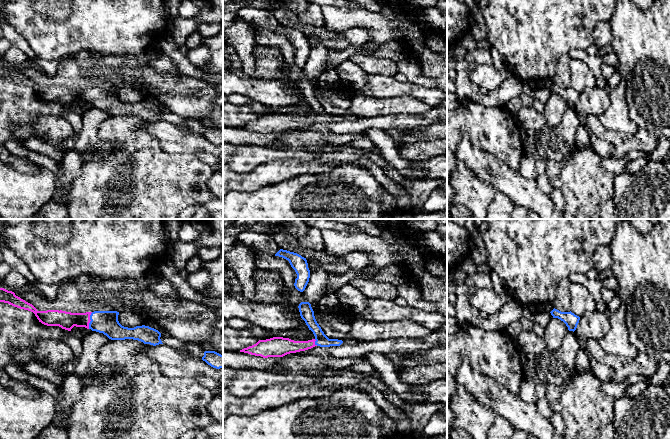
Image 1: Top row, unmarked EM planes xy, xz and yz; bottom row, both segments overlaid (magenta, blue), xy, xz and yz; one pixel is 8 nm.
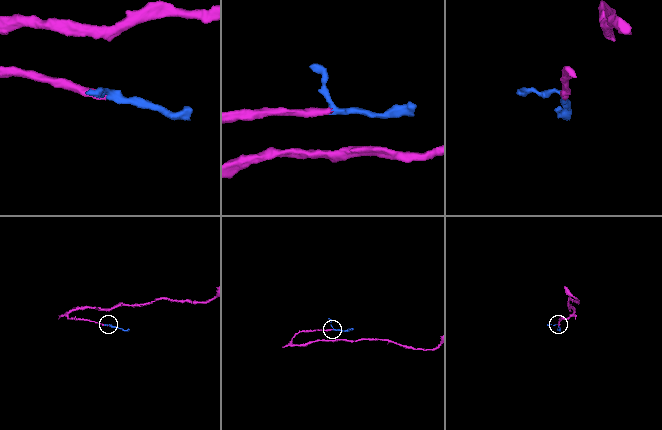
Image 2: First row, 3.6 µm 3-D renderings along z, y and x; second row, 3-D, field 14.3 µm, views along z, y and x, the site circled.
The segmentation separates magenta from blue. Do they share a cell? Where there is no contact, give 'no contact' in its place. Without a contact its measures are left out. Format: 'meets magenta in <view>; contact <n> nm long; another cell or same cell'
meets magenta in xy; contact 140 nm long; same cell

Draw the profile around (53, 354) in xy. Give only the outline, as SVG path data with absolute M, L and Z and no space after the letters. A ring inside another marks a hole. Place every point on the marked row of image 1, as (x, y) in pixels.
M39 339L32 350L45 367L57 369L74 357L72 349L63 340Z

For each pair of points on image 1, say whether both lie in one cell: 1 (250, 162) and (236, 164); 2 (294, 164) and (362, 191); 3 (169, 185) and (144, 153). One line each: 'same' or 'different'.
1: same
2: different
3: same

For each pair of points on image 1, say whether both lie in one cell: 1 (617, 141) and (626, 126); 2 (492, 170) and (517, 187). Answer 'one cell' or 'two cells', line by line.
1: two cells
2: one cell

